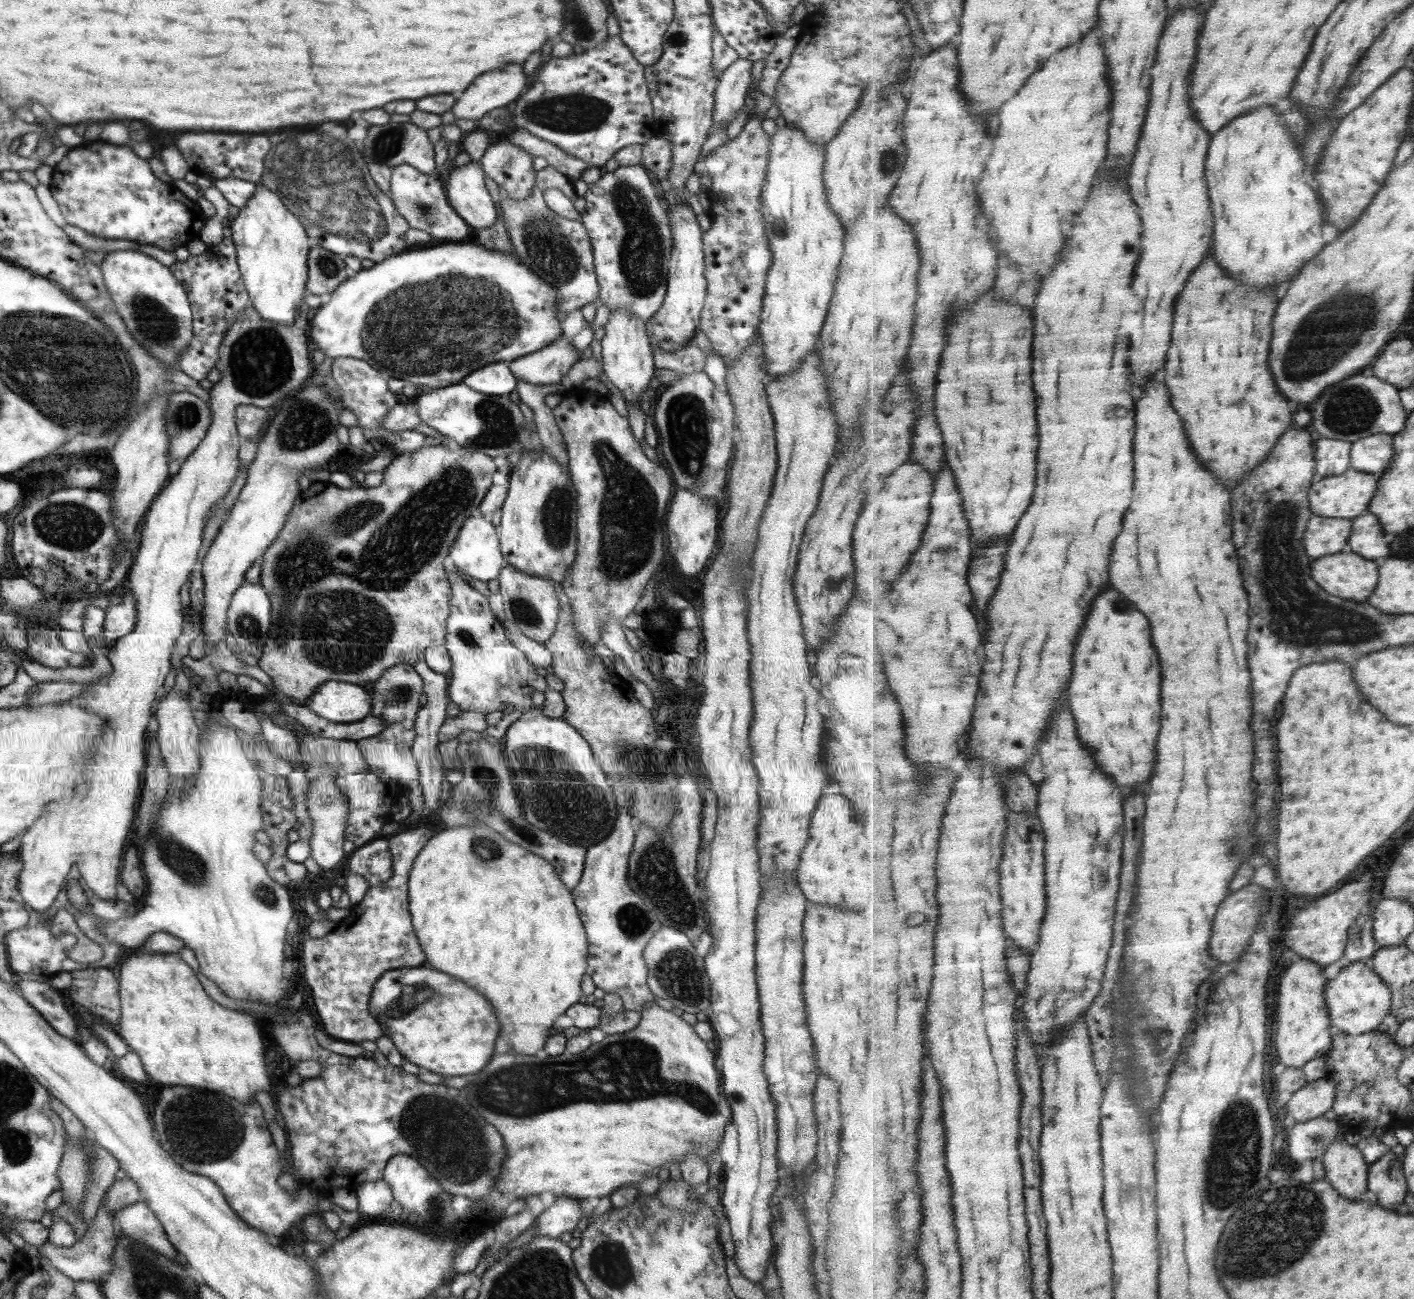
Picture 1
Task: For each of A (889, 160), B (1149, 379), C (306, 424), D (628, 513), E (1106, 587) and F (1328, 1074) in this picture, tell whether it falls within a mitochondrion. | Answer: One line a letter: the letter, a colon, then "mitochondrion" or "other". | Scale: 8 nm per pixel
A: mitochondrion
B: other
C: mitochondrion
D: mitochondrion
E: other
F: other

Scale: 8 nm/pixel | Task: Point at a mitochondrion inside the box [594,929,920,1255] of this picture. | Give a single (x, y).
(678, 975)

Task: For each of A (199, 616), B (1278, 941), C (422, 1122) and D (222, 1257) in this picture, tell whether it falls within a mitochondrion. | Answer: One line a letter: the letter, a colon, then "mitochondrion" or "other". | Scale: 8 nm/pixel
A: other
B: other
C: mitochondrion
D: other

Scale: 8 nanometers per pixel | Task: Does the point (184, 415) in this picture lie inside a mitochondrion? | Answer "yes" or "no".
yes

